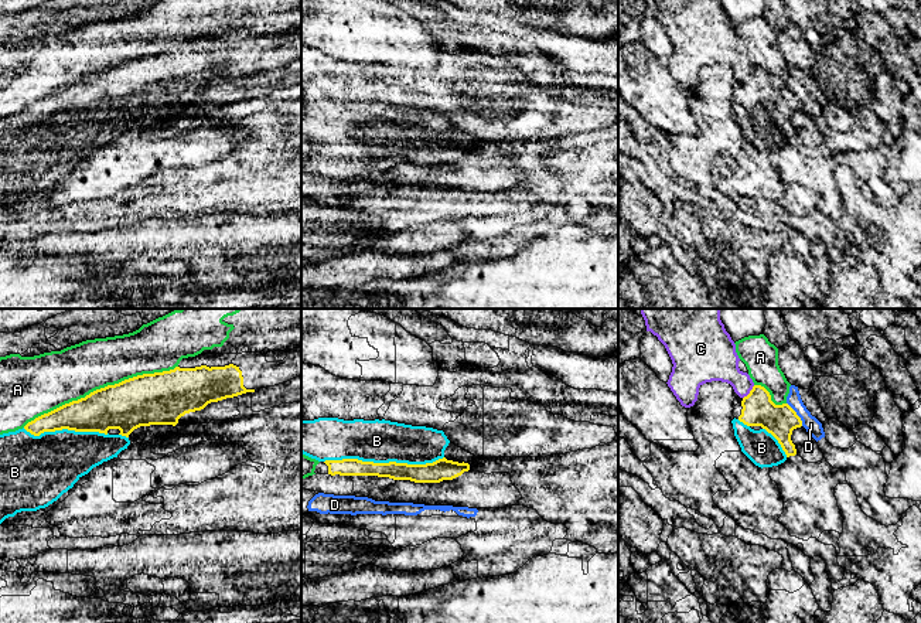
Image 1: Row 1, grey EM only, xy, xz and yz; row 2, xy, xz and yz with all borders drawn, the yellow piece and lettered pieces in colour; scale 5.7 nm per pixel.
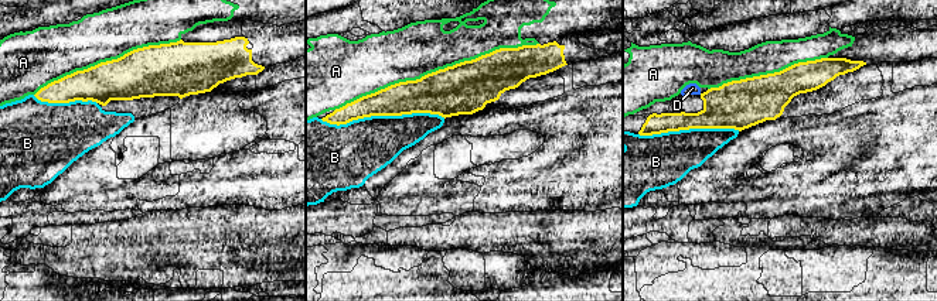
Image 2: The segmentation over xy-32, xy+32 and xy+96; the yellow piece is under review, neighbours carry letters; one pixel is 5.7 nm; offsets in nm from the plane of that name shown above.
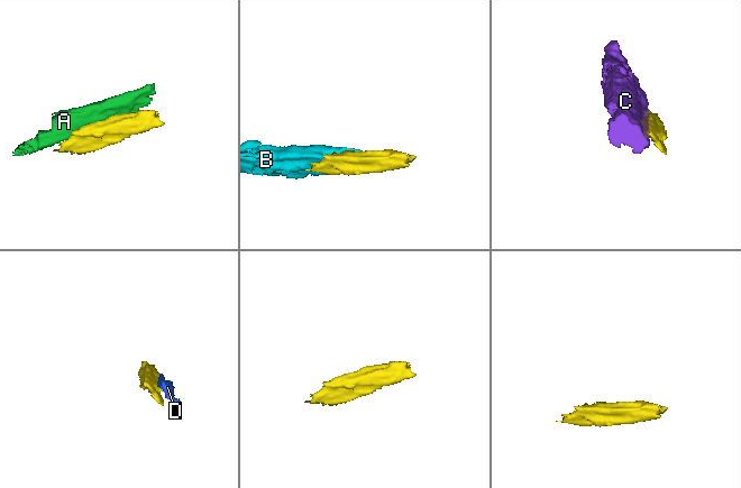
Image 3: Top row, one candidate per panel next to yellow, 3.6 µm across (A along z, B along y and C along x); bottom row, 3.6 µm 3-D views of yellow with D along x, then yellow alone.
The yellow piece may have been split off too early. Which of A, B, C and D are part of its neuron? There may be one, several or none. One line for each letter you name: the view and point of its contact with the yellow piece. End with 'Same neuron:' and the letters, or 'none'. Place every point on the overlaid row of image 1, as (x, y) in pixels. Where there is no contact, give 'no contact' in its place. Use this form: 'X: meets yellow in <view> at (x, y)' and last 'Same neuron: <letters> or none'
B: meets yellow in xz at (384, 463)
Same neuron: B

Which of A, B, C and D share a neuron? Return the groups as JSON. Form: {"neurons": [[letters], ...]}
{"neurons": [["A"], ["B"], ["C"], ["D"]]}

